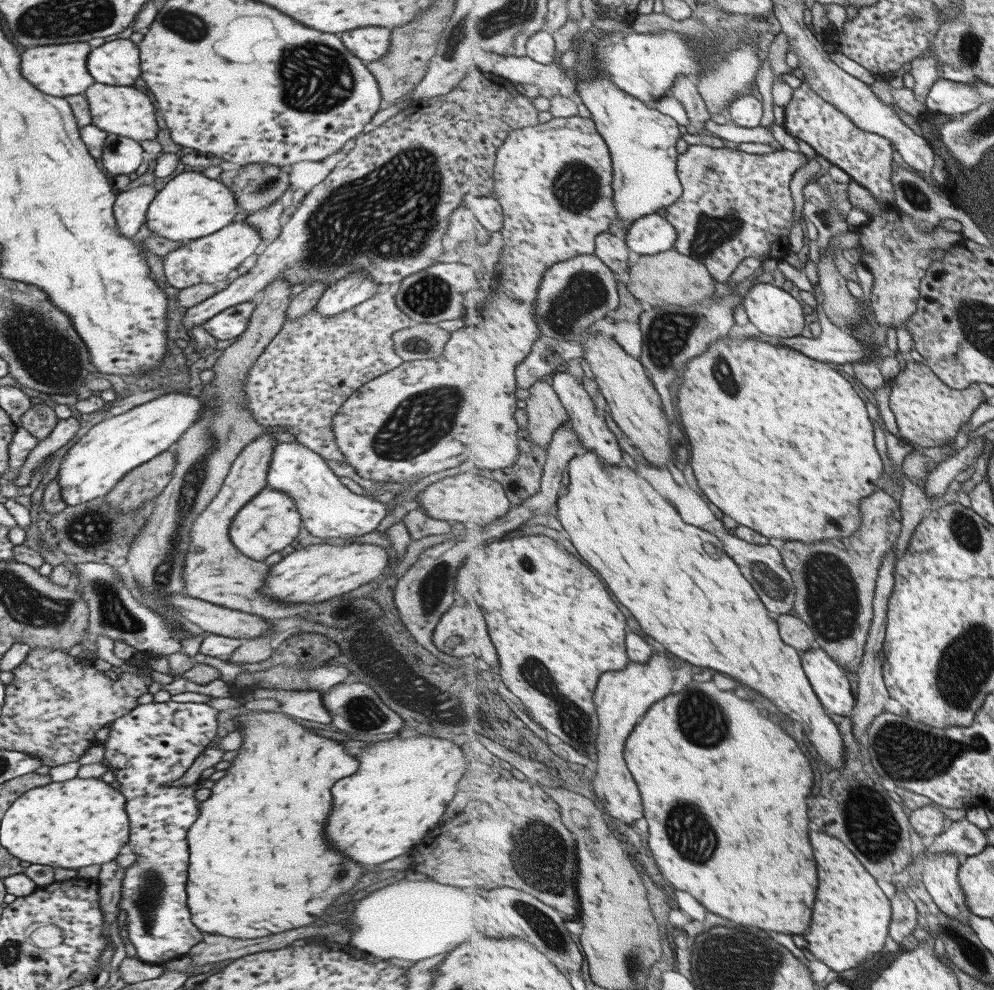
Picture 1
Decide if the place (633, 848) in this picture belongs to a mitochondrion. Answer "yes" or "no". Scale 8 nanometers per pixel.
no

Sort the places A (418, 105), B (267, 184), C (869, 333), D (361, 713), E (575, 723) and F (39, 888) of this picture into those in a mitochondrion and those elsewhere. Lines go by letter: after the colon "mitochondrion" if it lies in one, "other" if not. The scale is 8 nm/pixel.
A: other
B: mitochondrion
C: mitochondrion
D: mitochondrion
E: mitochondrion
F: other

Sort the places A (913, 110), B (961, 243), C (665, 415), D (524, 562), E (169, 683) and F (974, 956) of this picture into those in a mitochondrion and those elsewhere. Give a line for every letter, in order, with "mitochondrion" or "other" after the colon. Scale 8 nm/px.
A: other
B: other
C: other
D: mitochondrion
E: other
F: mitochondrion

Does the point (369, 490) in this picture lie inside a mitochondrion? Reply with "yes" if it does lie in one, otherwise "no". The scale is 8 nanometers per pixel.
no

